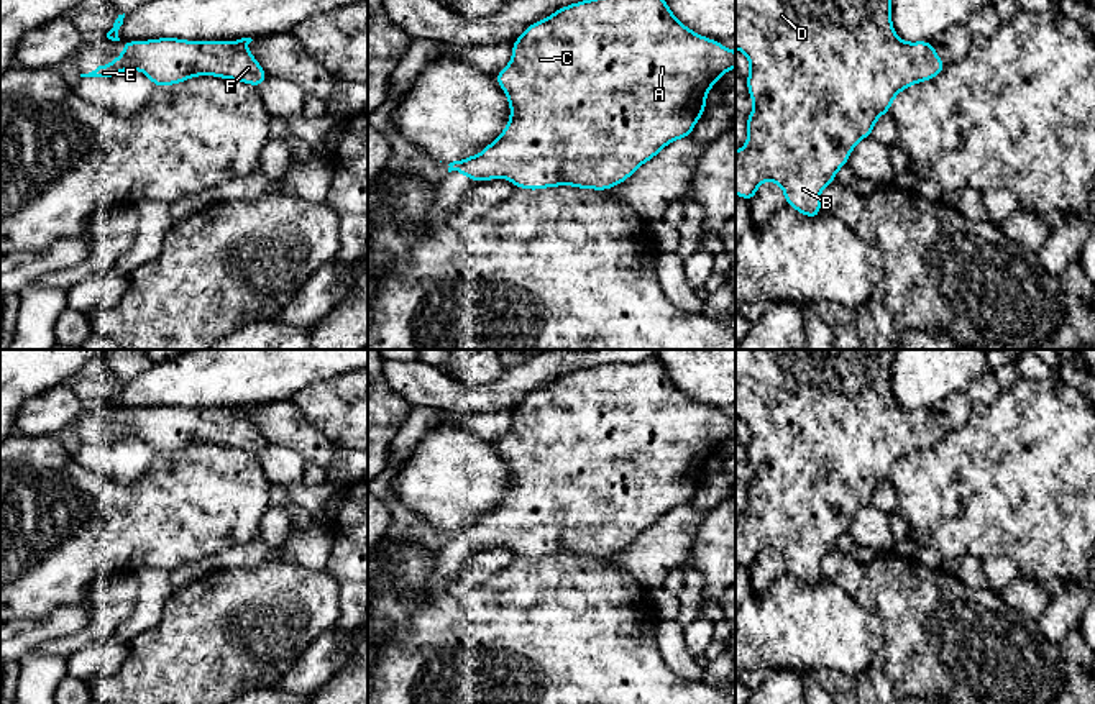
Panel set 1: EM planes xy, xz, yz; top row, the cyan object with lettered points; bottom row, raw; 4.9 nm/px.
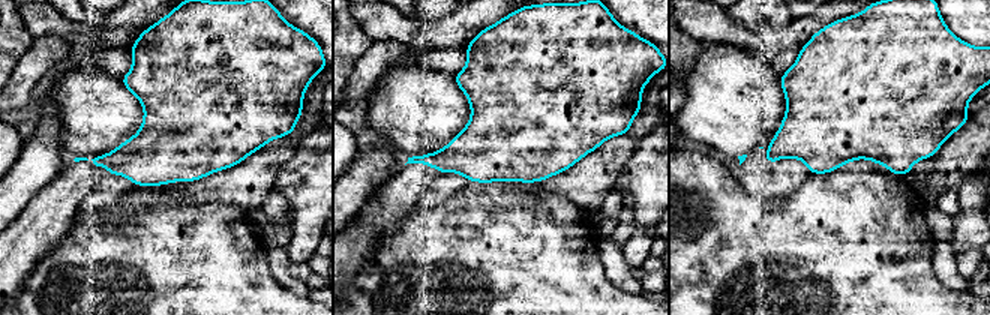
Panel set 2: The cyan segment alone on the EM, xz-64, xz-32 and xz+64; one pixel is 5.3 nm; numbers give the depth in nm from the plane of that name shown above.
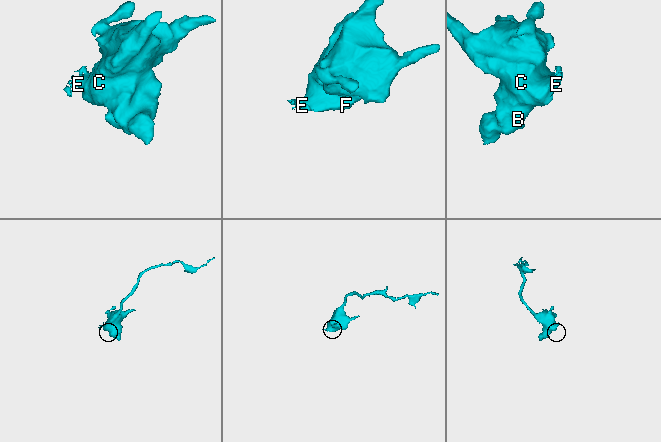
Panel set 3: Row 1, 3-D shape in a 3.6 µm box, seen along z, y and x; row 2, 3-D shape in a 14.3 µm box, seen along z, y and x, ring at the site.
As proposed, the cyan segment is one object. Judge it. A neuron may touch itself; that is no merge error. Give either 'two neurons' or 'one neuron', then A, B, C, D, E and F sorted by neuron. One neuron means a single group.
one neuron | A B C D E F

